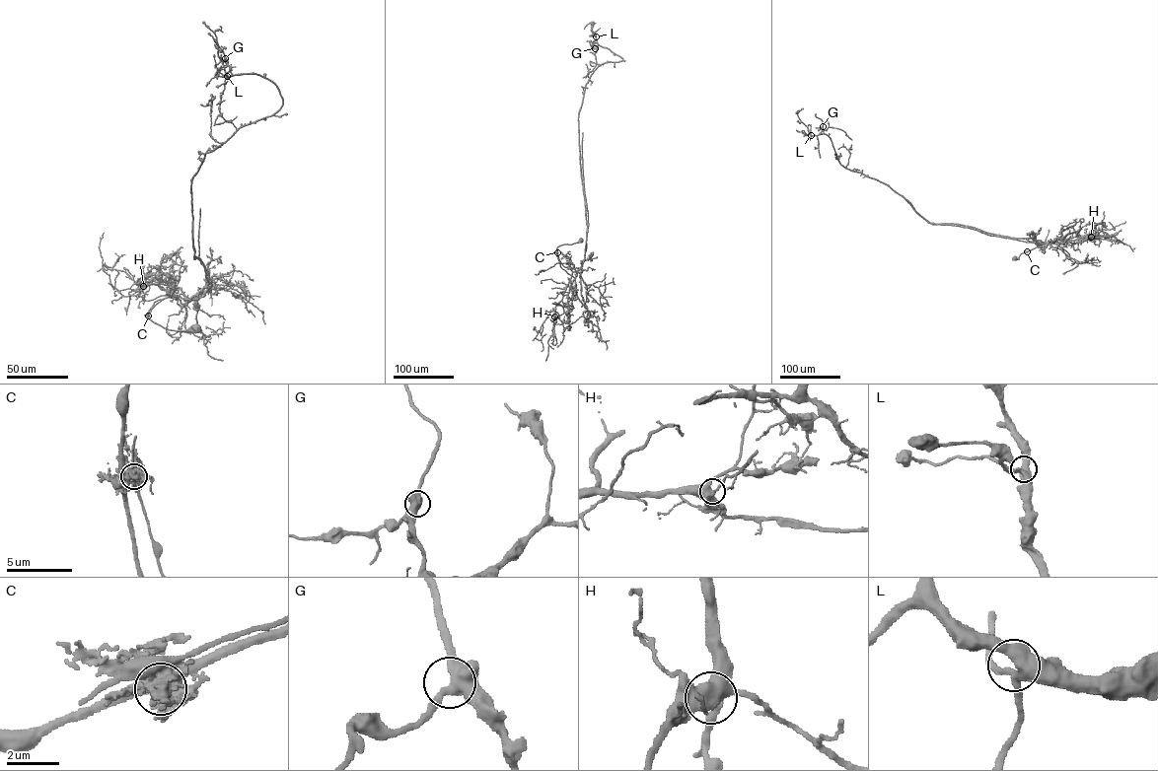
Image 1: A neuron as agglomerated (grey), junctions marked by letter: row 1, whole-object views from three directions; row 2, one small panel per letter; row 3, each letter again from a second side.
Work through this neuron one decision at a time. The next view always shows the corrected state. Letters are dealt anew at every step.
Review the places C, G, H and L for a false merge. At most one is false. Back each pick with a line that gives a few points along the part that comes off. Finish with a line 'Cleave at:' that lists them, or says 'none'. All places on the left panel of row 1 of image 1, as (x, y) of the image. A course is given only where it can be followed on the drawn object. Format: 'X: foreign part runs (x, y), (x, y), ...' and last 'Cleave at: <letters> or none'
C: foreign part runs (148, 315), (164, 299), (174, 296), (197, 299), (204, 296), (211, 285), (198, 257), (199, 208)
Cleave at: C

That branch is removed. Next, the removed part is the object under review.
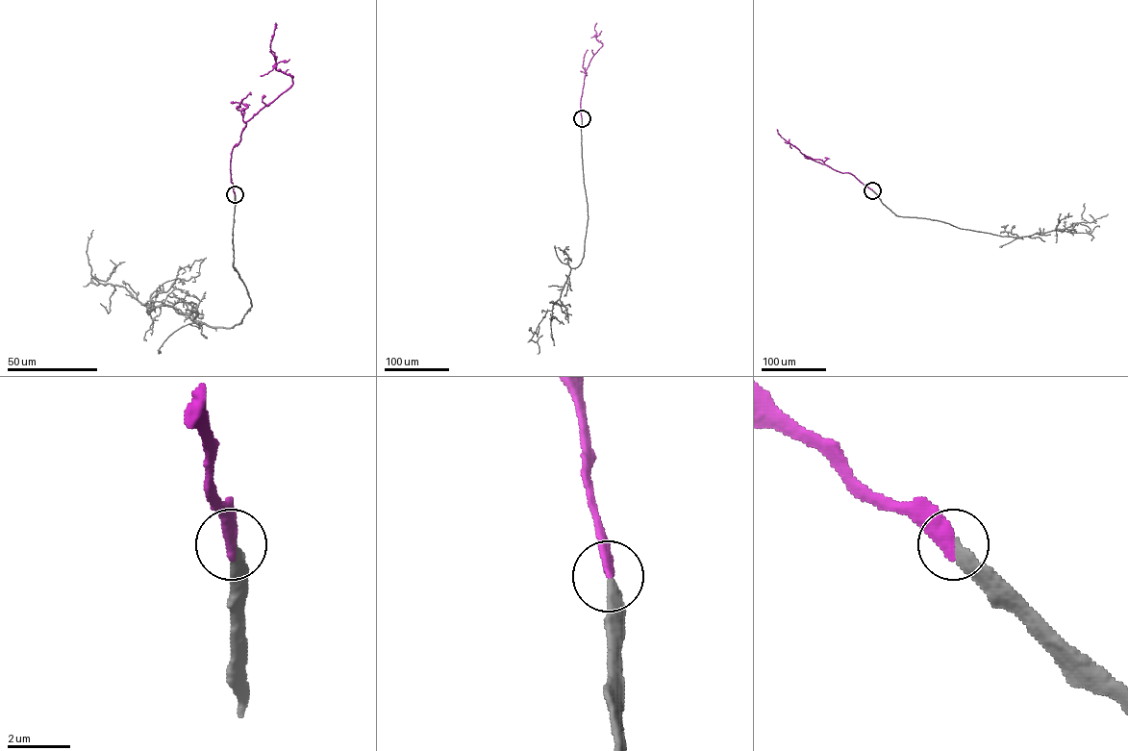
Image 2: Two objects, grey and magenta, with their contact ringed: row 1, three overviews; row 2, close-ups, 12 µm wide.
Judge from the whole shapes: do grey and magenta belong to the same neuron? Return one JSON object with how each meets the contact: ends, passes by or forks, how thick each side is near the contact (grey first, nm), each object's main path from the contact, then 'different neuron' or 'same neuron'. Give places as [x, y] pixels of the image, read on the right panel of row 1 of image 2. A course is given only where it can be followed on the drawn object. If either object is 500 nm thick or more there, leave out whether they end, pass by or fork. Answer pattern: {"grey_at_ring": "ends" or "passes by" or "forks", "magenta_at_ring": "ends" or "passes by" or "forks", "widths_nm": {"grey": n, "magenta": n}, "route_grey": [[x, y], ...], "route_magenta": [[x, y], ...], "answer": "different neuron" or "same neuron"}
{"grey_at_ring": "ends", "magenta_at_ring": "ends", "widths_nm": {"grey": 320, "magenta": 440}, "route_grey": [[872, 190], [899, 216], [929, 218], [963, 229], [1017, 237], [1064, 231], [1072, 223], [1096, 221], [1107, 213]], "route_magenta": [[872, 190], [850, 173], [836, 171], [809, 159], [781, 137], [777, 129]], "answer": "same neuron"}

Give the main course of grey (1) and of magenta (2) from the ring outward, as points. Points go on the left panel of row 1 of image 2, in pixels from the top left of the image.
1: (234, 194), (233, 264), (252, 305), (241, 322), (211, 327), (95, 284), (114, 271), (110, 260)
2: (234, 194), (230, 159), (245, 122), (292, 84), (290, 76), (274, 65), (270, 44), (275, 23)

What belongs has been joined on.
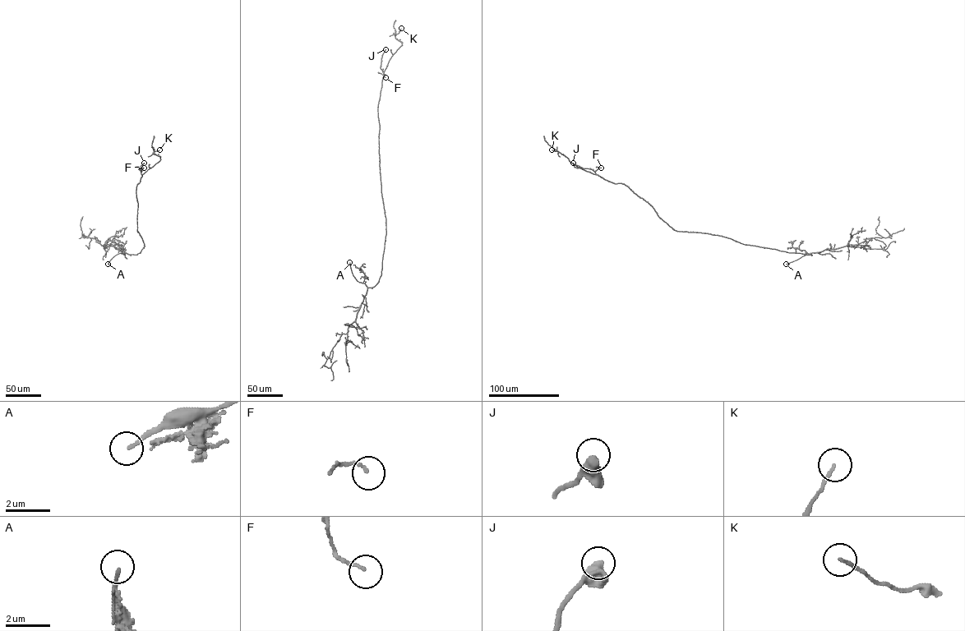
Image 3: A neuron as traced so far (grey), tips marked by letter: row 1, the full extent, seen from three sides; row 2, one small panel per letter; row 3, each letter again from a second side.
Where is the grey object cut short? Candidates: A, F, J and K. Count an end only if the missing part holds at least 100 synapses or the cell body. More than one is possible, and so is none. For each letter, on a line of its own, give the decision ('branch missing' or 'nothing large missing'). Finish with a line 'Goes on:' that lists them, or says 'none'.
A: branch missing
F: nothing large missing
J: nothing large missing
K: nothing large missing
Goes on: A

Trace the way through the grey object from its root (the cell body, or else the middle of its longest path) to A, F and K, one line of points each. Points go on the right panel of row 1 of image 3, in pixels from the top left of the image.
A: (722, 237), (744, 244), (789, 252), (811, 253), (806, 252), (786, 264)
F: (722, 237), (674, 230), (651, 205), (627, 186), (608, 181), (597, 175), (595, 171), (601, 168)
K: (722, 237), (674, 230), (651, 205), (626, 186), (608, 181), (578, 168), (564, 154), (551, 149)

